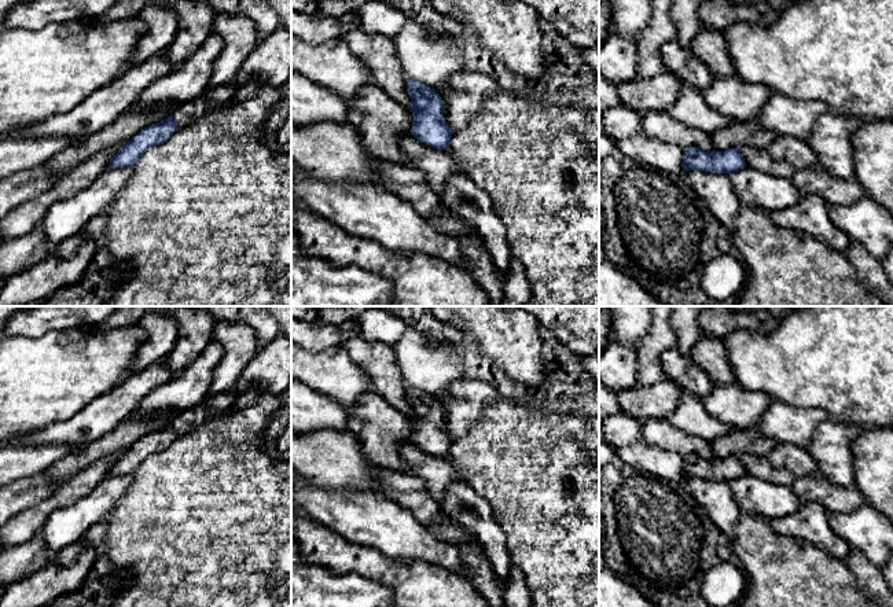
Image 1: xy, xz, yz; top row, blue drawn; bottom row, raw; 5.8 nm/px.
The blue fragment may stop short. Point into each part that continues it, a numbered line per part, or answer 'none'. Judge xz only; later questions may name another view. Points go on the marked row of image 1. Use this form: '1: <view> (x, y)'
none

